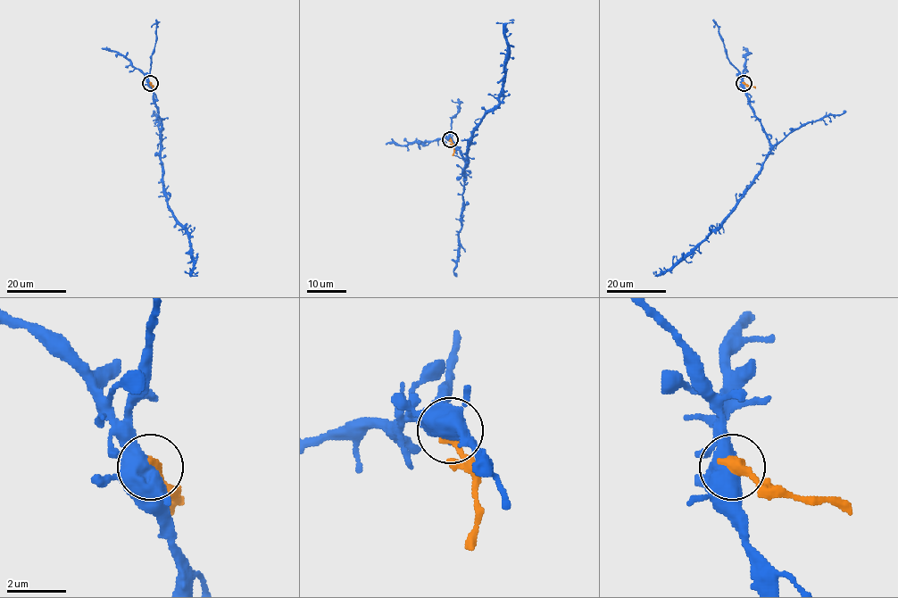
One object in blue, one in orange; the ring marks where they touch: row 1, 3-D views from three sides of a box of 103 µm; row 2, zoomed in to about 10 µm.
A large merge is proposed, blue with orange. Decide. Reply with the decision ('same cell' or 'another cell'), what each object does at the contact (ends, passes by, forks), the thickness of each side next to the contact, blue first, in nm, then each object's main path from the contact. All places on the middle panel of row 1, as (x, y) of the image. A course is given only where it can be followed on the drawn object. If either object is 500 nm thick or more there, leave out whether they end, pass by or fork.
another cell; calibres 600 and 440 nm; course blue (450, 139), (465, 160), (462, 175), (467, 147), (475, 128), (498, 103), (507, 48), (504, 27), (513, 20); course orange (450, 139), (453, 148), (452, 155)

